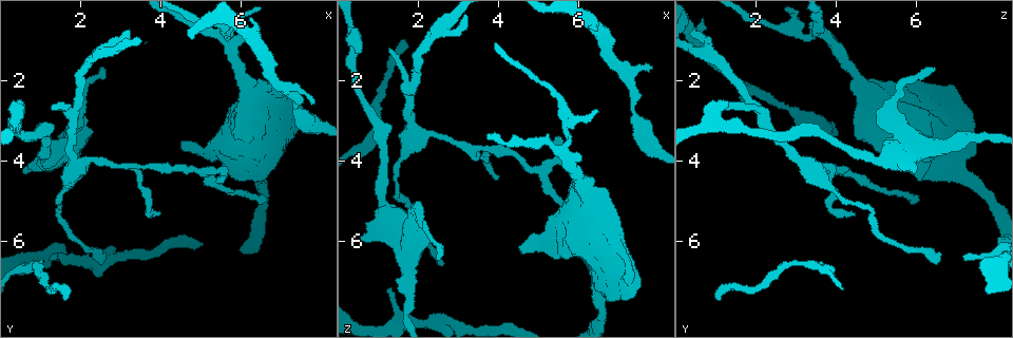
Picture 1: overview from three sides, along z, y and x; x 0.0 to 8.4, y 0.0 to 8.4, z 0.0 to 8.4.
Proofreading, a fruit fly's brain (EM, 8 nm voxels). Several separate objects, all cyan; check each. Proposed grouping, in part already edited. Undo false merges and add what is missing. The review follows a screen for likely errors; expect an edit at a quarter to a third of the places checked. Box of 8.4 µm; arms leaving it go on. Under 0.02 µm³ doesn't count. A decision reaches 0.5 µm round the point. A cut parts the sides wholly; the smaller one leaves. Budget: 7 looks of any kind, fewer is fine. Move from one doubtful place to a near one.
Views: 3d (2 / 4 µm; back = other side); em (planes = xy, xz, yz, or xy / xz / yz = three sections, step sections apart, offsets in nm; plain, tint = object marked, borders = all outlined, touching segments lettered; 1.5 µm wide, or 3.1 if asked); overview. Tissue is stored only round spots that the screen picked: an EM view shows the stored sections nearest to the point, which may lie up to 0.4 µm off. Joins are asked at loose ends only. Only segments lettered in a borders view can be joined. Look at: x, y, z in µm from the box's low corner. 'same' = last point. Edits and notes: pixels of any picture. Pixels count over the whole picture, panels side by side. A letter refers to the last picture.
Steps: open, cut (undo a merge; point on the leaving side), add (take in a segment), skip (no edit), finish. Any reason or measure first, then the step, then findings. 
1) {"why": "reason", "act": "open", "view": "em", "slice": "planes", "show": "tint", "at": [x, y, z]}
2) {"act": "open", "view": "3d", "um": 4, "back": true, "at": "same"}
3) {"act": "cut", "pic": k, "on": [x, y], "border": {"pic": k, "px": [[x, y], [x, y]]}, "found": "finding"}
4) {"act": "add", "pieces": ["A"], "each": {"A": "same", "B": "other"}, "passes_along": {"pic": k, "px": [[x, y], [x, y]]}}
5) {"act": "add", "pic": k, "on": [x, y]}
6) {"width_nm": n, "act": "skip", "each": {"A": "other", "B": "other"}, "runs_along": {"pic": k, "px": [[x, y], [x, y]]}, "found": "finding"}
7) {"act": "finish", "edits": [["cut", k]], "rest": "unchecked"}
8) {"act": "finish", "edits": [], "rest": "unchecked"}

{"act": "open", "view": "3d", "um": 4, "back": true, "at": [7.90, 2.55, 1.65]}

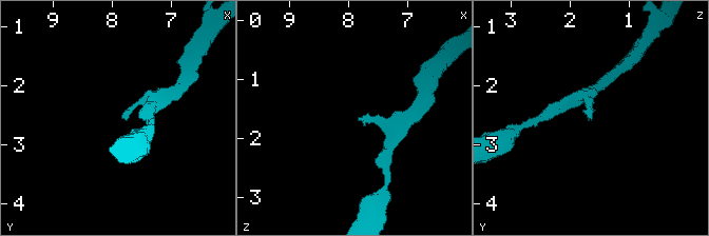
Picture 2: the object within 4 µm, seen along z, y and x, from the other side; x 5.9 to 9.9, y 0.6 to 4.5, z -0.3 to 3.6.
{"act": "open", "view": "em", "slice": "xz", "step": 8, "show": "tint", "at": [7.90, 2.60, 1.65]}

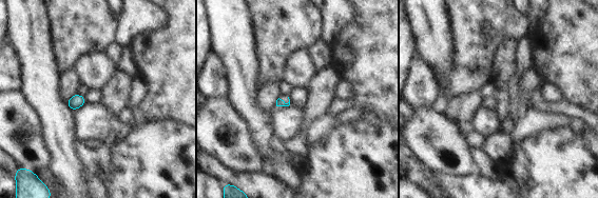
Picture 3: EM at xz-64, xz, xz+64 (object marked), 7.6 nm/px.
{"why": "another direction", "act": "open", "view": "em", "slice": "planes", "show": "borders", "at": "same"}

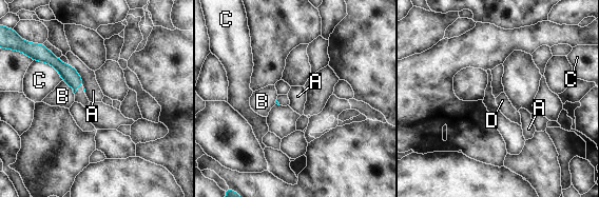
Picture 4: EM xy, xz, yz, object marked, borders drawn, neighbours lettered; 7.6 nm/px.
{"act": "add", "pieces": ["D"], "each": {"A": "other", "B": "other", "C": "other", "D": "same"}, "passes_along": {"pic": 4, "px": [[68, 74], [76, 89], [80, 97]]}, "found": "it goes on there"}

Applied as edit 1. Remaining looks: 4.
{"act": "open", "view": "overview"}

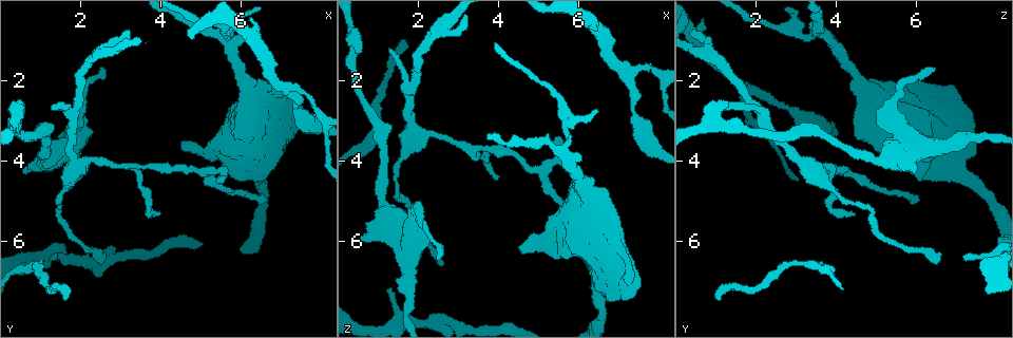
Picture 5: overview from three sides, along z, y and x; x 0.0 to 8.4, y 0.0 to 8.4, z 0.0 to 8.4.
{"why": "branch stops here", "act": "open", "view": "3d", "um": 4, "at": [5.50, 4.55, 3.40]}

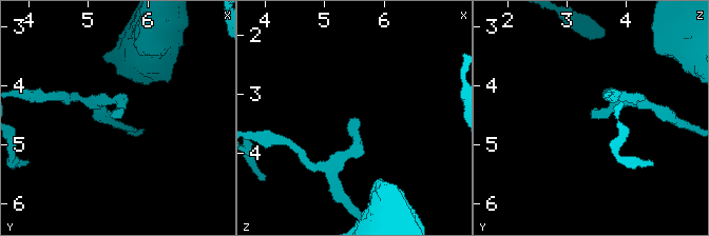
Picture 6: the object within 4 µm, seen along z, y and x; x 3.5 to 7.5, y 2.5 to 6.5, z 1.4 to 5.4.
{"act": "open", "view": "em", "slice": "xy", "step": 4, "show": "borders", "at": [5.40, 4.55, 3.40]}

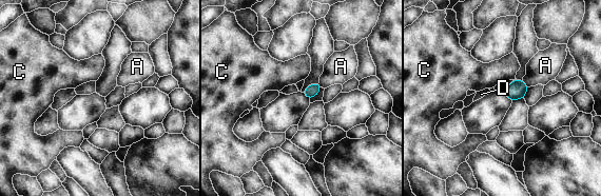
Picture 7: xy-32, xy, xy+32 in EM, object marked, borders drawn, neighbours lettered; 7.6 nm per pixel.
{"act": "open", "view": "em", "slice": "planes", "show": "borders", "at": "same"}

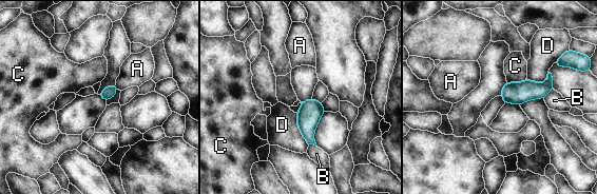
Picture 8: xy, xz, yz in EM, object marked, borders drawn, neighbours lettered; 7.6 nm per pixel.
{"act": "skip", "each": {"A": "other", "B": "other", "C": "other", "D": "other"}, "border": {"pic": 8, "px": [[296, 113], [296, 124], [308, 144]]}, "found": "no lettered segment goes on from it"}

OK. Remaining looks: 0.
{"act": "finish", "edits": [["add", 4]], "rest": "unchecked"}

